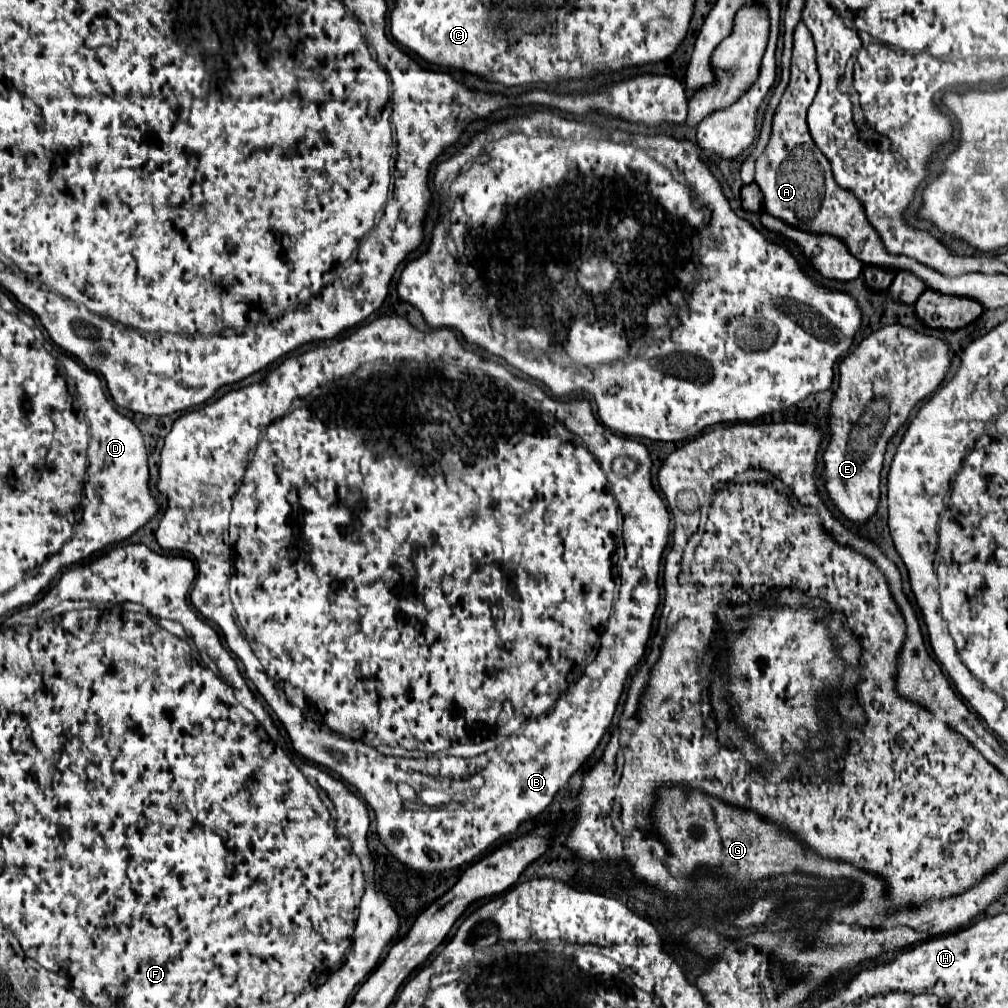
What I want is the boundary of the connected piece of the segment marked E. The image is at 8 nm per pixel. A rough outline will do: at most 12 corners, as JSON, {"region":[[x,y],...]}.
{"region":[[891,324],[841,366],[825,488],[879,502],[889,438],[951,368],[947,340]]}

